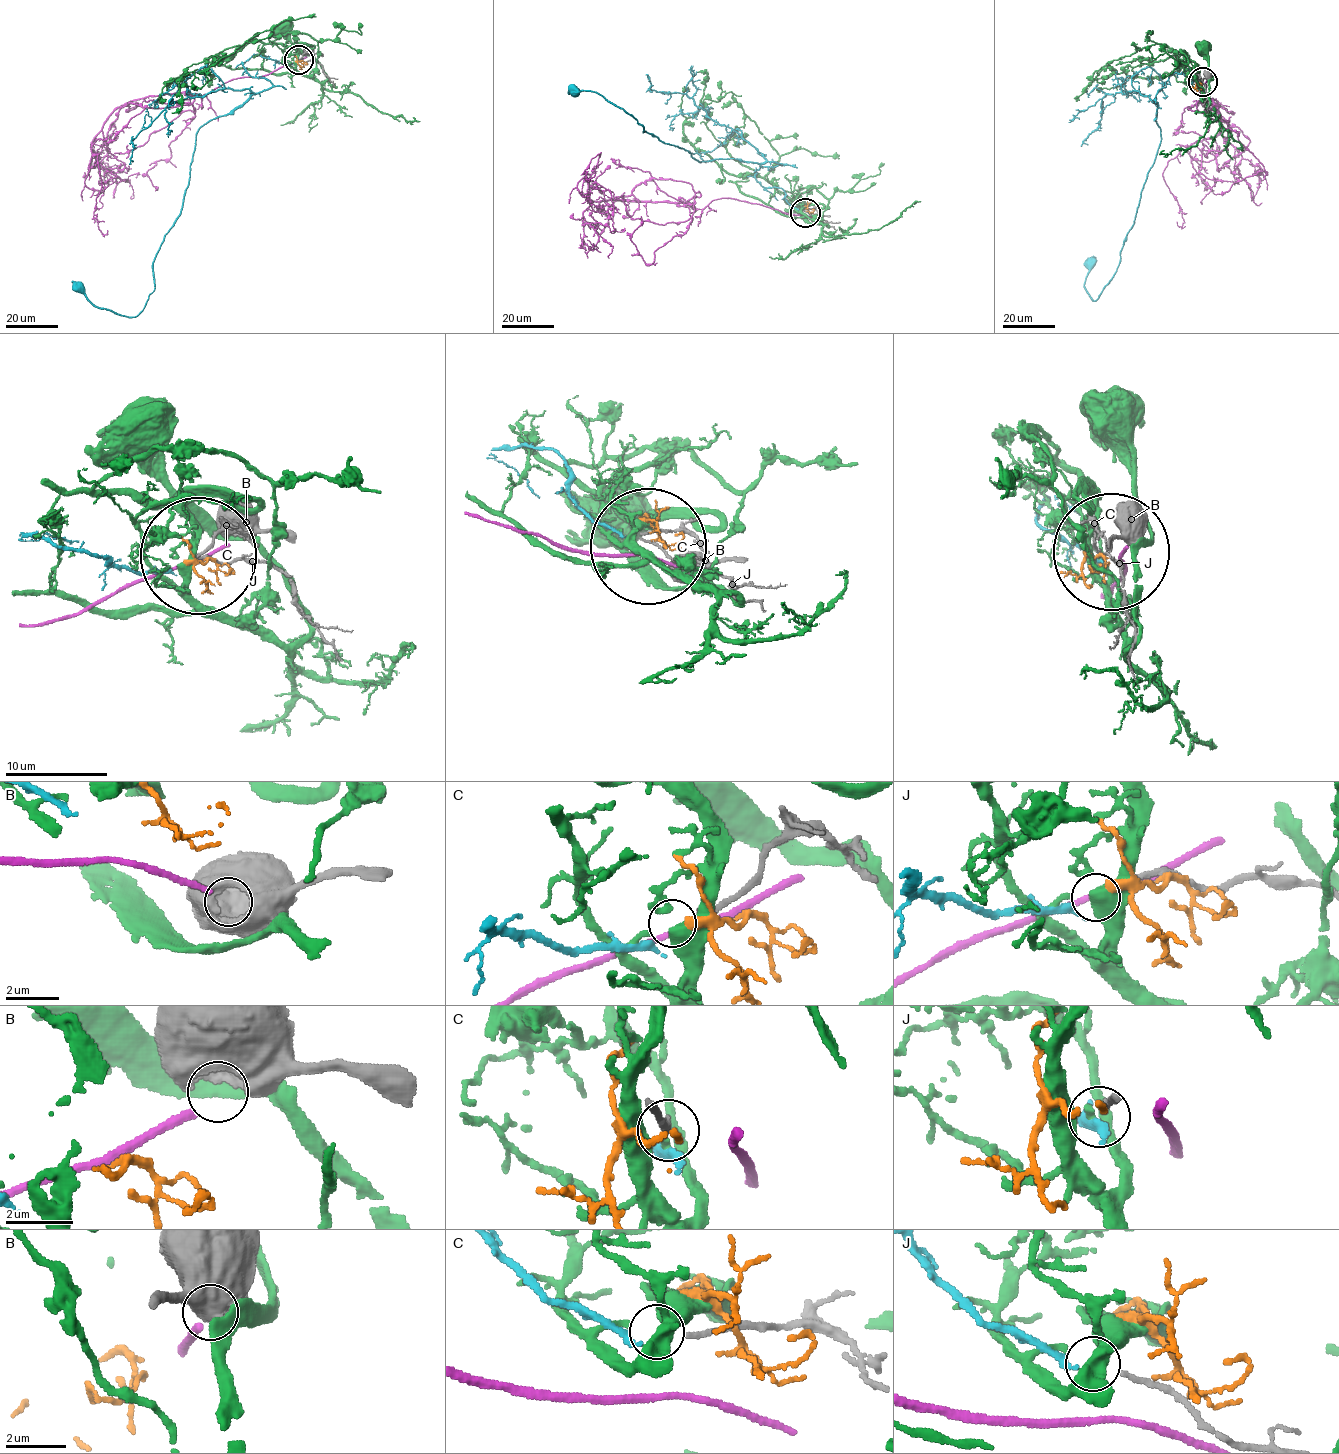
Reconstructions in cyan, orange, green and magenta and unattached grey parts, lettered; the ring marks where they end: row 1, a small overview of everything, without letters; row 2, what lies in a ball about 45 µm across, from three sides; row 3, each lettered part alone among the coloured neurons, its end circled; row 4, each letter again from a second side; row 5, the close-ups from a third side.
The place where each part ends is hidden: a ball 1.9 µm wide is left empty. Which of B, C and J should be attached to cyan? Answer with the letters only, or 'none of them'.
J

